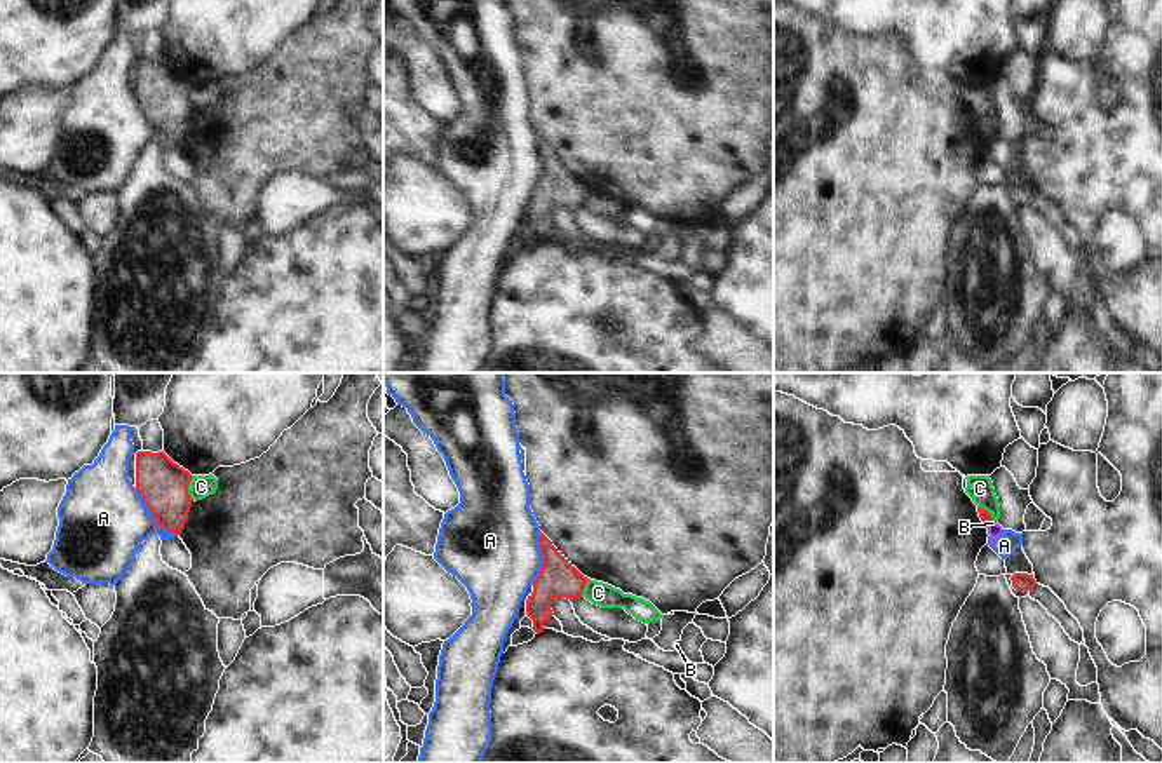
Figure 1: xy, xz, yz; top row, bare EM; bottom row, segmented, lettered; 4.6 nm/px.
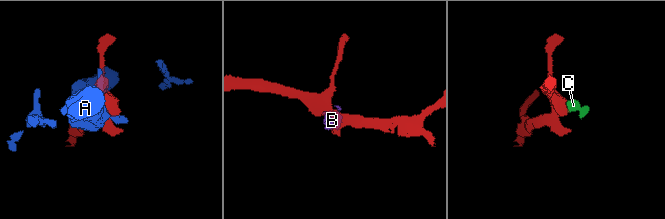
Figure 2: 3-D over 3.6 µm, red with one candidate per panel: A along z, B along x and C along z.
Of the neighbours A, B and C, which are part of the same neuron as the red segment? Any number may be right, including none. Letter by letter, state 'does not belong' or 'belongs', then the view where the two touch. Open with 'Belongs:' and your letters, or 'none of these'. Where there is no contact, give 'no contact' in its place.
Belongs: none of these
A: does not belong; meets red in xy
B: does not belong; meets red in yz
C: does not belong; meets red in xy

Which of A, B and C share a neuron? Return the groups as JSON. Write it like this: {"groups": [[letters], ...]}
{"groups": [["A"], ["B"], ["C"]]}

